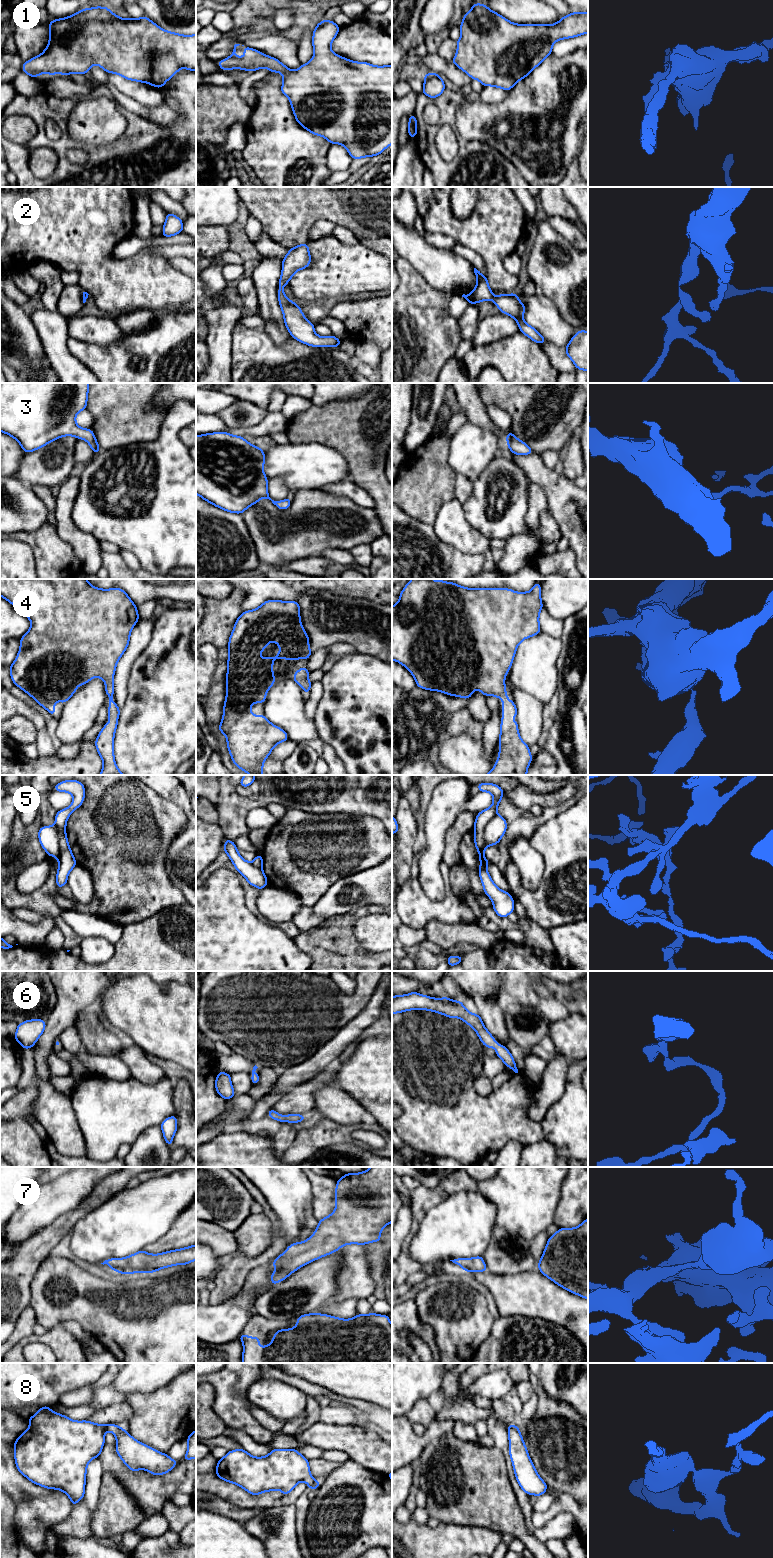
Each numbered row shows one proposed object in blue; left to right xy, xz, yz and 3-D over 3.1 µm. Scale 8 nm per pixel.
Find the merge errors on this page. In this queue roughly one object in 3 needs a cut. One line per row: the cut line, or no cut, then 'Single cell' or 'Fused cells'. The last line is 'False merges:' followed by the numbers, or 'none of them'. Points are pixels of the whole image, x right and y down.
1: No split. Single cell
2: No split. Single cell
3: No split. Single cell
4: No split. Single cell
5: Split along yz (496, 813), (484, 828), (483, 849). Fused cells
6: No split. Single cell
7: No split. Single cell
8: No split. Single cell
False merges: 5

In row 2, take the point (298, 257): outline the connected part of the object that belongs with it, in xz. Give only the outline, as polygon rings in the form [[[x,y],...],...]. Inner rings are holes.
[[[308,243],[292,247],[282,260],[282,272],[278,283],[278,301],[284,316],[284,324],[292,338],[312,347],[340,347],[341,341],[334,335],[321,337],[314,331],[315,325],[308,321],[301,308],[289,300],[283,287],[293,275],[311,264]]]

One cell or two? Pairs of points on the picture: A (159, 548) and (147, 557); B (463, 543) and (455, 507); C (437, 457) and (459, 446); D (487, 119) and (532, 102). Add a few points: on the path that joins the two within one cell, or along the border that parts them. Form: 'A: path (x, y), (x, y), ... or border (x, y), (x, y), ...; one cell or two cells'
A: path (155, 548), (150, 550), (150, 553); one cell
B: path (460, 534), (455, 529), (455, 516); one cell
C: border (450, 438), (448, 464), (457, 473); two cells
D: path (498, 119), (521, 113); one cell

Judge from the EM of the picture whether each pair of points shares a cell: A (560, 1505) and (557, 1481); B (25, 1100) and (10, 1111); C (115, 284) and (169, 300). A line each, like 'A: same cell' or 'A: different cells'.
A: different cells
B: same cell
C: same cell

